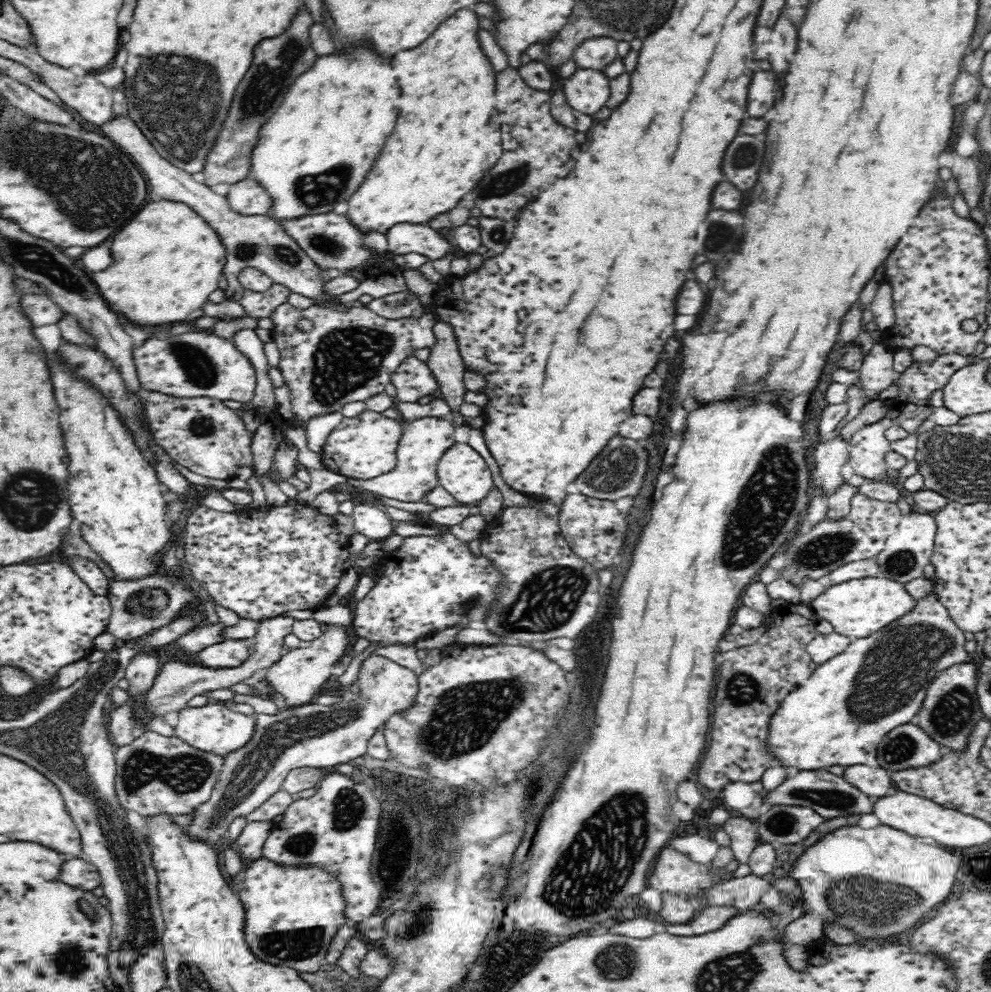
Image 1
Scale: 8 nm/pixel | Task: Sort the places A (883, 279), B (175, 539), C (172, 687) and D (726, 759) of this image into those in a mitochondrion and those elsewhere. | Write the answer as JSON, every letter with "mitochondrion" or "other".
{"A":"other","B":"other","C":"mitochondrion","D":"other"}

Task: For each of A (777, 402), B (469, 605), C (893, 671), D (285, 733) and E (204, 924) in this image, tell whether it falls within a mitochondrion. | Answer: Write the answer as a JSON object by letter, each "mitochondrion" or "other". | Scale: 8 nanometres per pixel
{"A":"other","B":"mitochondrion","C":"mitochondrion","D":"mitochondrion","E":"other"}

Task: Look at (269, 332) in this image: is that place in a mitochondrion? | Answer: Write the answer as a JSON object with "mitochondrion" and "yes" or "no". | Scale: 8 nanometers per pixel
{"mitochondrion":"no"}

